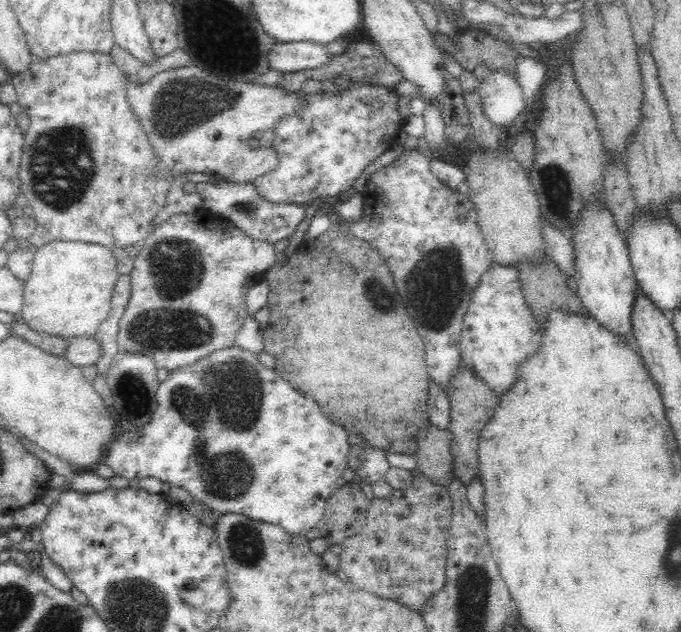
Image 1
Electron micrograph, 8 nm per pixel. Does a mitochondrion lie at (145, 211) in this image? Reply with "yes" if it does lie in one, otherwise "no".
no

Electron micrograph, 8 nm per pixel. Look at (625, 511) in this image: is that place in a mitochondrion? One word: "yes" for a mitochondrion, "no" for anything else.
no

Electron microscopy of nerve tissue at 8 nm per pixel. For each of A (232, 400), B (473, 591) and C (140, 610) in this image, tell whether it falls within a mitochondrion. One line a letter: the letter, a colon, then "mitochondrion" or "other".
A: mitochondrion
B: mitochondrion
C: mitochondrion

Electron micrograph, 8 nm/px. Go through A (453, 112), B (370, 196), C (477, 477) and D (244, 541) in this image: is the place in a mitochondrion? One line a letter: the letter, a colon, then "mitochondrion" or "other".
A: other
B: other
C: other
D: mitochondrion

